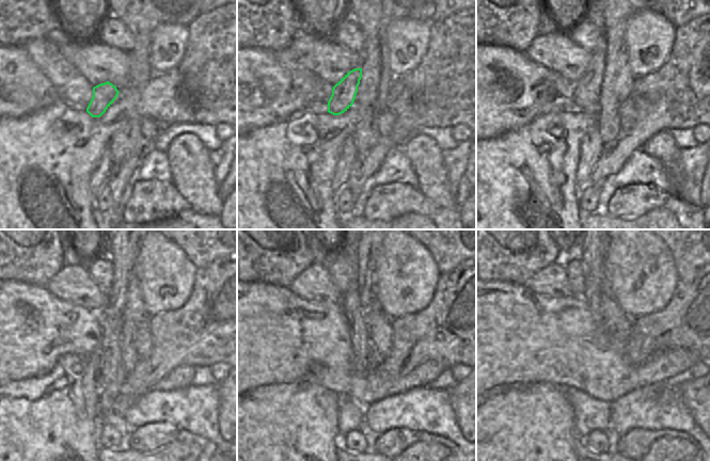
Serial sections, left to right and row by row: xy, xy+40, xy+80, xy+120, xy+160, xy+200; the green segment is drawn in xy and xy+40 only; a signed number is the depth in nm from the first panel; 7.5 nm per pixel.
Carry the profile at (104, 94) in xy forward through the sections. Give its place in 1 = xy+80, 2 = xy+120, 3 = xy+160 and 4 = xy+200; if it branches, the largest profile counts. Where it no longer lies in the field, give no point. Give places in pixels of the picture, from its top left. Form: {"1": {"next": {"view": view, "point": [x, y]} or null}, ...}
{"1": {"next": {"view": "xy+80", "point": [586, 90]}}, "2": {"next": {"view": "xy+120", "point": [123, 251]}}, "3": {"next": {"view": "xy+160", "point": [366, 251]}}, "4": {"next": {"view": "xy+200", "point": [604, 290]}}}

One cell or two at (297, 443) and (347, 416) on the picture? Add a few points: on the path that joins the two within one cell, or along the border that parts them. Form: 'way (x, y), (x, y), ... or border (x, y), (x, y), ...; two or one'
border (338, 395), (337, 434), (340, 436); two

